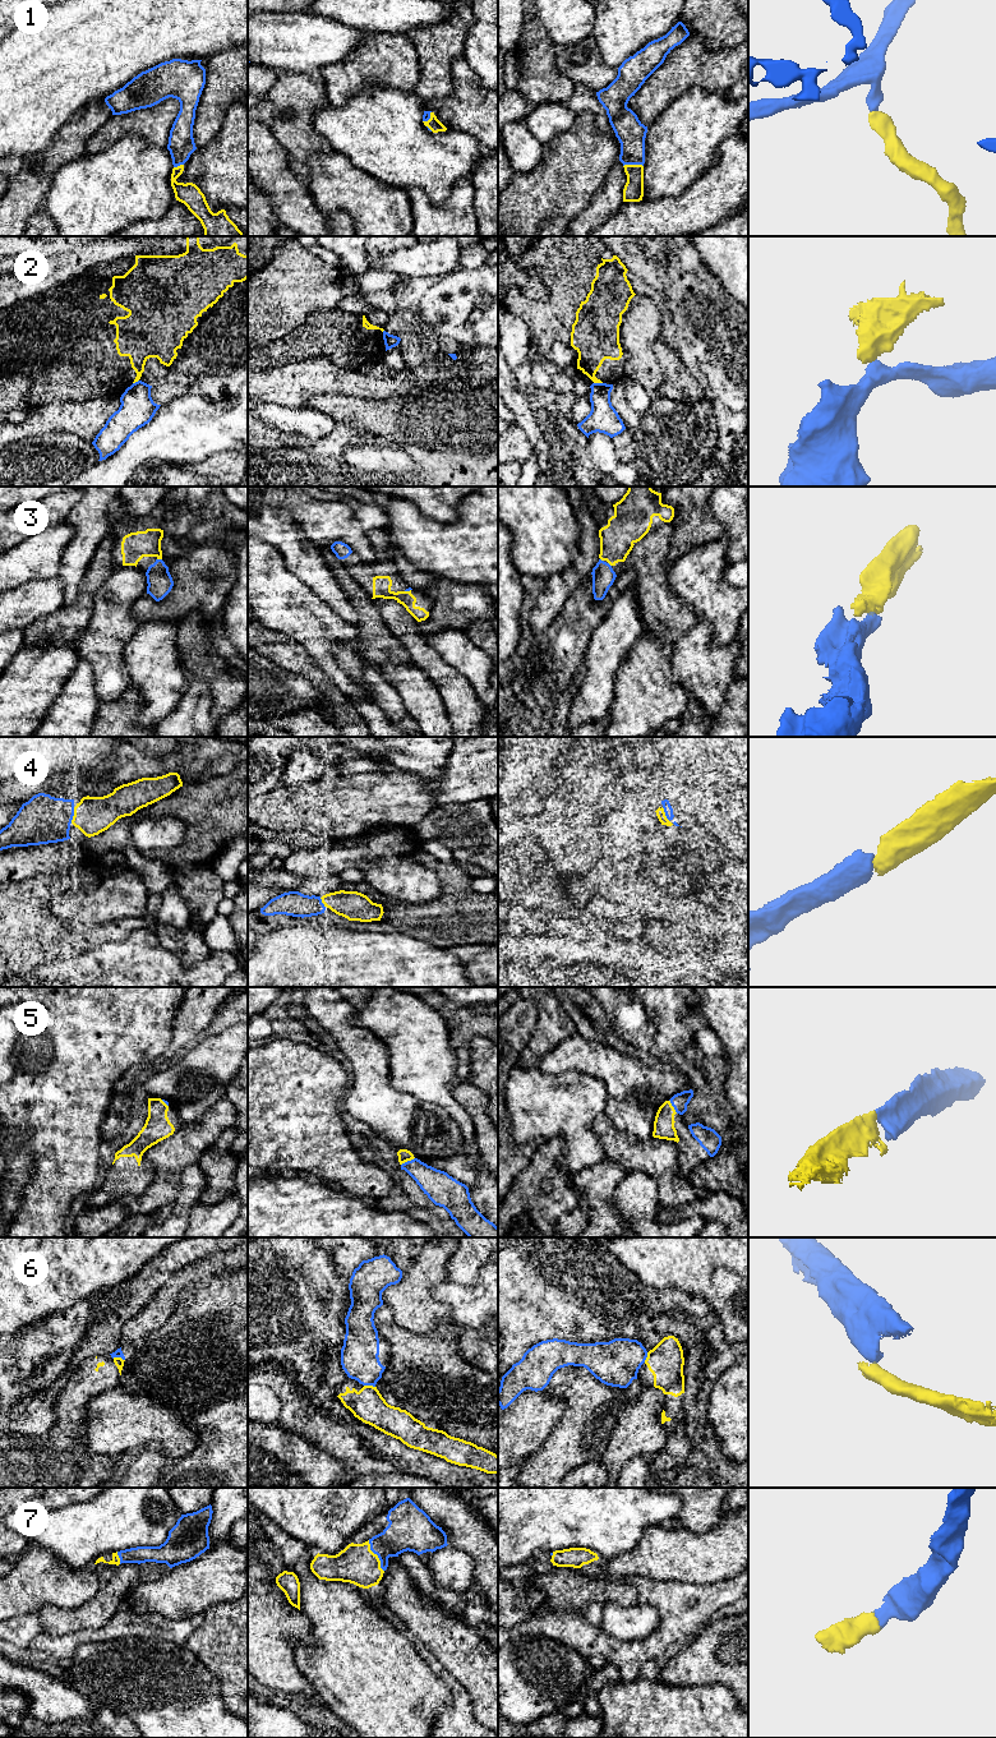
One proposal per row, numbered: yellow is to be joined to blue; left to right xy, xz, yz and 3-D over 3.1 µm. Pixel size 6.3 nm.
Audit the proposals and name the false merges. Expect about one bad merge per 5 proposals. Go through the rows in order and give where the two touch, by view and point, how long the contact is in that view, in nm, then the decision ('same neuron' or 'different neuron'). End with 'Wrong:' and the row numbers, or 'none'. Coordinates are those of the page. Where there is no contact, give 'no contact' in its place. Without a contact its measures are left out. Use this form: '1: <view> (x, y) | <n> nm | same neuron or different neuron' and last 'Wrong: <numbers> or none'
1: yz (632, 164) | 130 nm | same neuron
2: yz (598, 383) | 60 nm | different neuron
3: xy (160, 559) | 30 nm | same neuron
4: xy (73, 815) | 110 nm | same neuron
5: xz (407, 1161) | 100 nm | same neuron
6: xy (119, 1356) | 80 nm | different neuron
7: xz (377, 1554) | 220 nm | same neuron
Wrong: 2, 6

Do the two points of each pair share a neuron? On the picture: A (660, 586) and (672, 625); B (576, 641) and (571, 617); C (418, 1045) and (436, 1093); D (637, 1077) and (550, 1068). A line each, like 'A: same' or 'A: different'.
A: same
B: same
C: same
D: same

